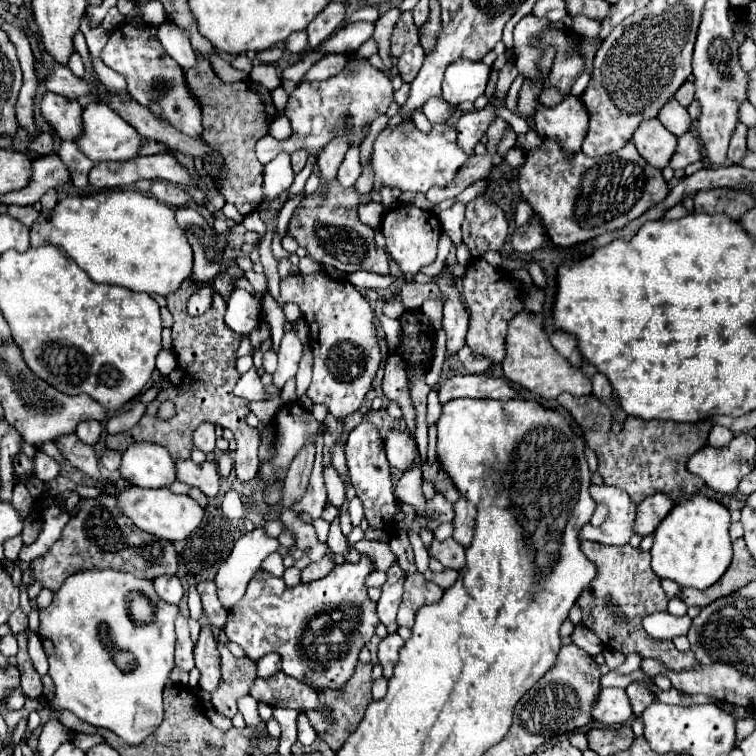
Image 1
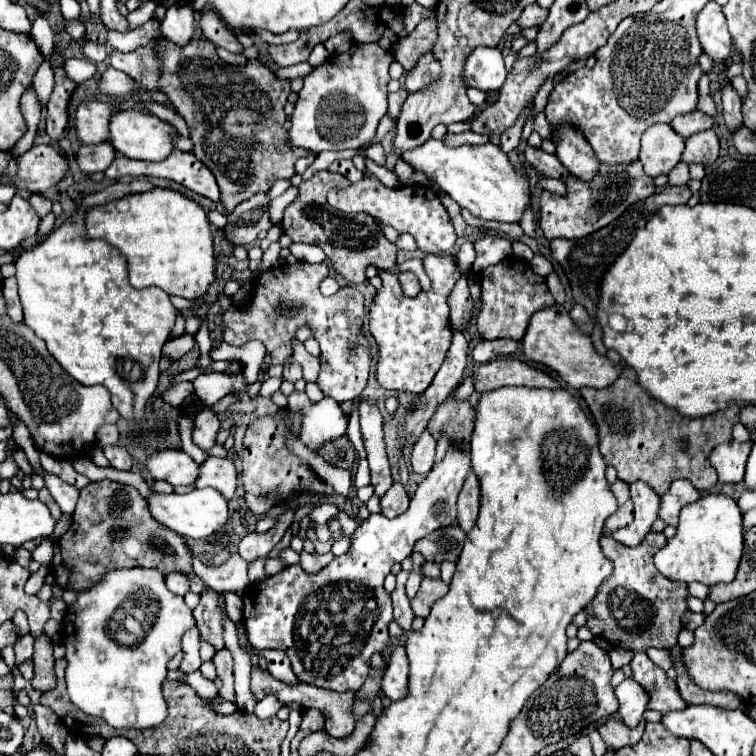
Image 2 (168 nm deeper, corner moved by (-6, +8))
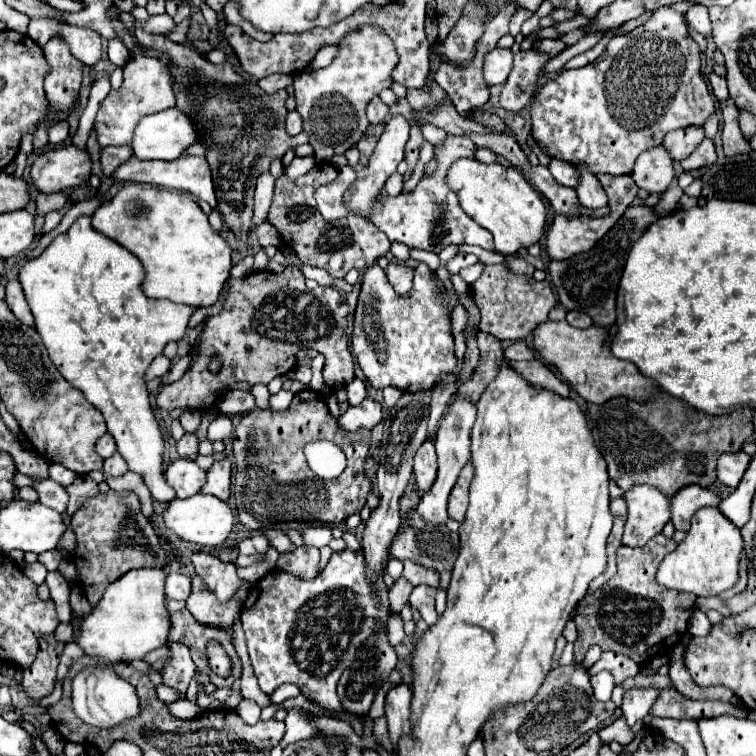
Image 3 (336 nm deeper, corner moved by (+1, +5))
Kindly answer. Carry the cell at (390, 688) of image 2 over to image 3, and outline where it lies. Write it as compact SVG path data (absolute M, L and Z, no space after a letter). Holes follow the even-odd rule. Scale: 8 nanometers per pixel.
M400 683L386 695L386 719L388 719L388 733L392 741L392 749L396 753L398 741L404 735L410 735L410 701L412 691L408 685Z

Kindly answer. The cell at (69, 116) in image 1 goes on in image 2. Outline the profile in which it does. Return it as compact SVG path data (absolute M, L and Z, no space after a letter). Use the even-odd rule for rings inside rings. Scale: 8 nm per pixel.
M85 100L75 110L75 130L81 144L101 144L107 140L107 118L115 110L111 104Z

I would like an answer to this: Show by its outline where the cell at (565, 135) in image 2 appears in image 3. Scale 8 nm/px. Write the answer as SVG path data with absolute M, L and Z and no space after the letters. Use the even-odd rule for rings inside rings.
M580 169L580 185L576 189L580 203L586 209L600 209L608 205L608 197L600 185L600 181L596 179L596 175L584 173L584 169Z

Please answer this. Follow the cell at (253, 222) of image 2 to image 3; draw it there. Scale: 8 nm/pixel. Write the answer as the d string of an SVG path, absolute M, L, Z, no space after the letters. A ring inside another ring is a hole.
M262 173L258 177L258 183L256 183L256 197L254 197L256 207L254 207L254 221L252 221L254 227L252 227L252 231L256 229L256 225L260 221L266 219L272 195L274 195L274 177L270 173Z

